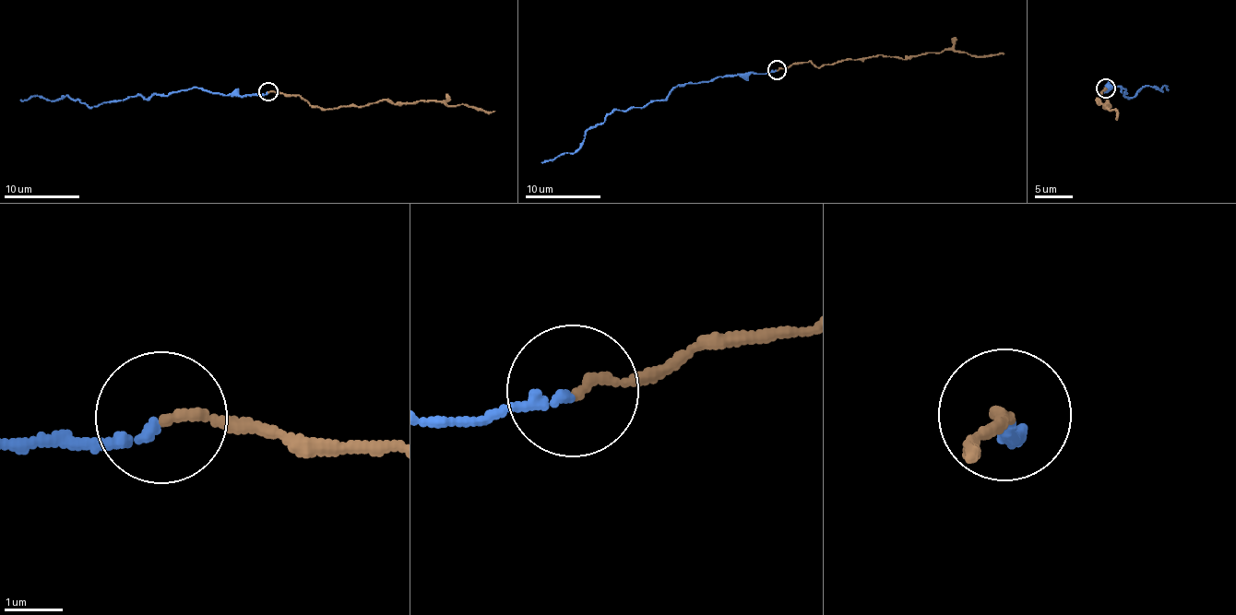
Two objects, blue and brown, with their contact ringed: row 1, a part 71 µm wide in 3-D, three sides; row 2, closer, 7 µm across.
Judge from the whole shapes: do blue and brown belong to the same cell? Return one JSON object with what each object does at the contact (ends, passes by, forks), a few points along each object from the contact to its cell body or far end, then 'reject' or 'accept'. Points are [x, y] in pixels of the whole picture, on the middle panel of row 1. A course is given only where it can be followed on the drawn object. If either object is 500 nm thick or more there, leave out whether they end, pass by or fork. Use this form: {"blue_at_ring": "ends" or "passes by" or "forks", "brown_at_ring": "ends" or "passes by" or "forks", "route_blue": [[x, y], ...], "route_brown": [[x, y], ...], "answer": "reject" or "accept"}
{"blue_at_ring": "ends", "brown_at_ring": "ends", "route_blue": [[776, 70], [682, 84], [660, 100], [625, 111], [612, 109], [586, 131], [574, 152], [542, 161]], "route_brown": [[778, 70], [805, 63], [820, 66], [845, 59], [911, 59], [954, 49], [958, 53], [977, 56], [1004, 54]], "answer": "accept"}

